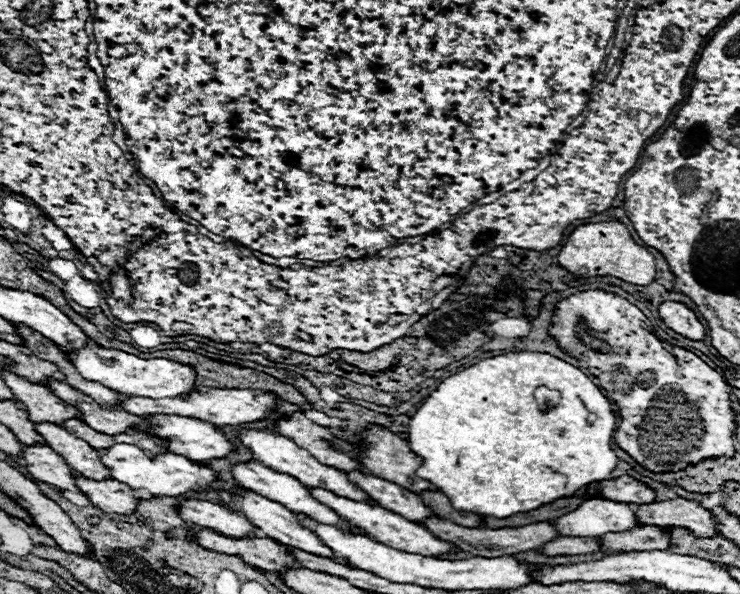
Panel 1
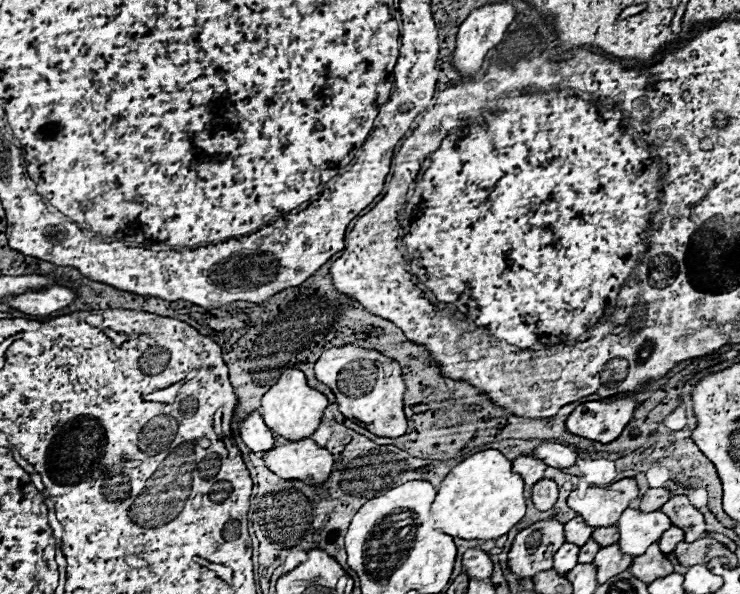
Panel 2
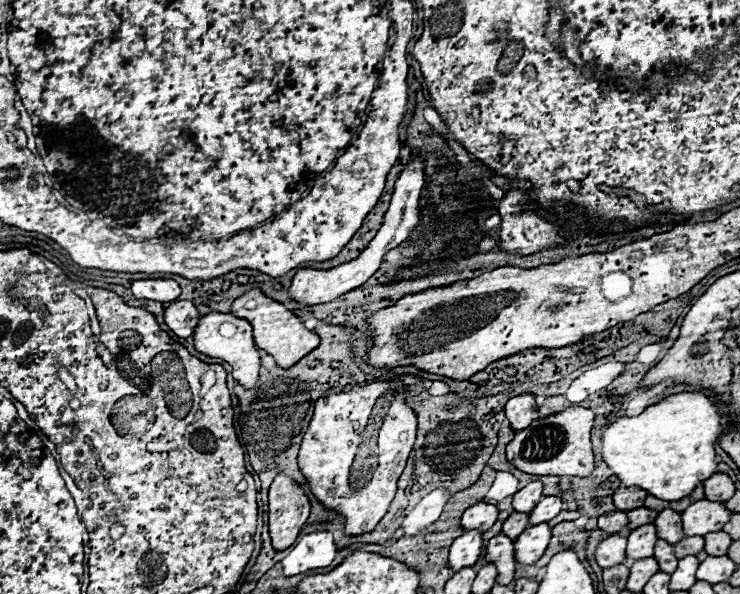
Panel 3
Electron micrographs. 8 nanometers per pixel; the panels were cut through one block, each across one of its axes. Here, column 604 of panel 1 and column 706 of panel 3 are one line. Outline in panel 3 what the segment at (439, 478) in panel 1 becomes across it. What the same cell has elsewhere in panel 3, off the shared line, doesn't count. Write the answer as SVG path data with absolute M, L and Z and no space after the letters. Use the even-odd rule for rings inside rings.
M700 392L672 394L664 402L646 408L636 418L618 418L614 424L610 424L602 436L602 458L624 486L640 486L660 500L678 500L688 496L696 484L716 474L714 446L718 436L724 432L720 422L722 414L708 396Z

